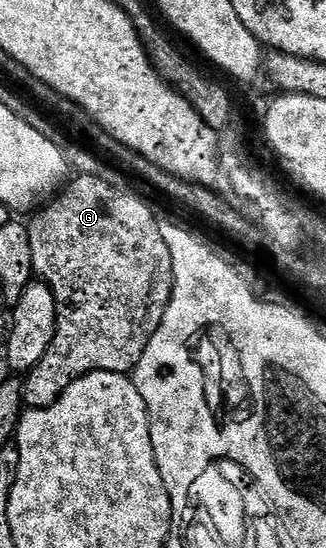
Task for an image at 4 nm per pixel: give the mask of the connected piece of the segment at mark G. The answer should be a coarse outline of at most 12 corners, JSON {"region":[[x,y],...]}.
{"region":[[75,176],[28,221],[56,331],[48,407],[129,374],[174,290],[149,203]]}

